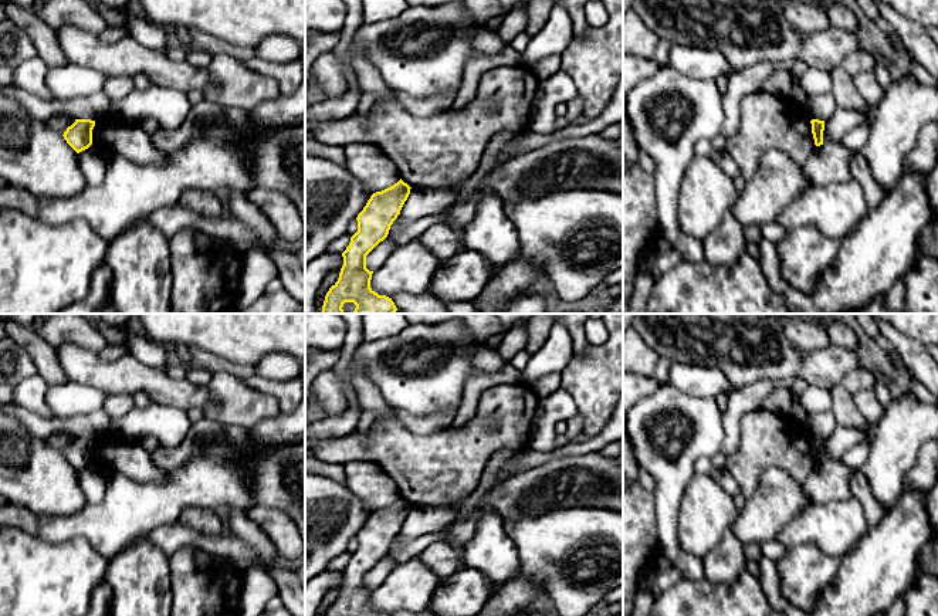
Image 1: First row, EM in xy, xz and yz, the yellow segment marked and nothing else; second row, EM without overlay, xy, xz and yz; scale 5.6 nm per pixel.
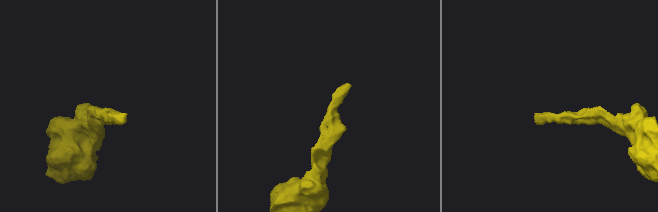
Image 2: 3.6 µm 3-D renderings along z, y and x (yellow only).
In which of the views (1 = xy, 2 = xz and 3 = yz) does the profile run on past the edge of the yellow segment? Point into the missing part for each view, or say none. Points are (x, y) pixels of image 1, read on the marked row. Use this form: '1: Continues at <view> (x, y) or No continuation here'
1: No continuation here
2: No continuation here
3: No continuation here

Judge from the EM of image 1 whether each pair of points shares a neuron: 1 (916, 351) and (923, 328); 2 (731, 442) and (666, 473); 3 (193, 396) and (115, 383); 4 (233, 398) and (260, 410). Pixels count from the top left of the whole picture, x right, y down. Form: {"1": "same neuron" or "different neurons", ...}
{"1": "different neurons", "2": "different neurons", "3": "same neuron", "4": "same neuron"}

